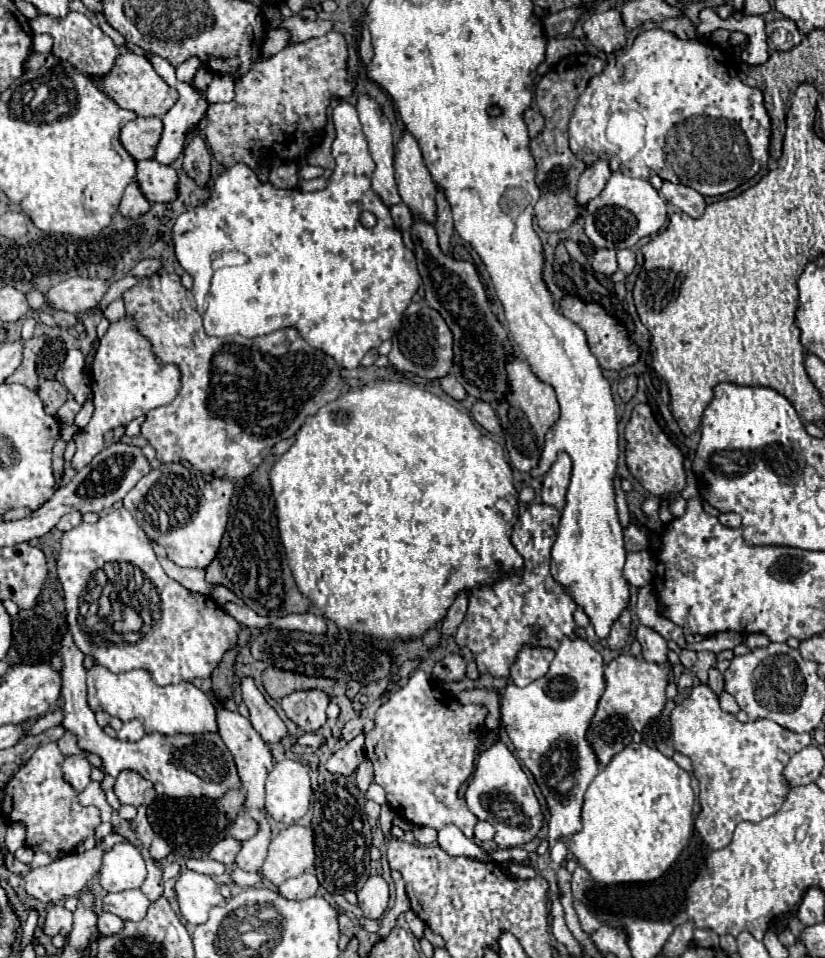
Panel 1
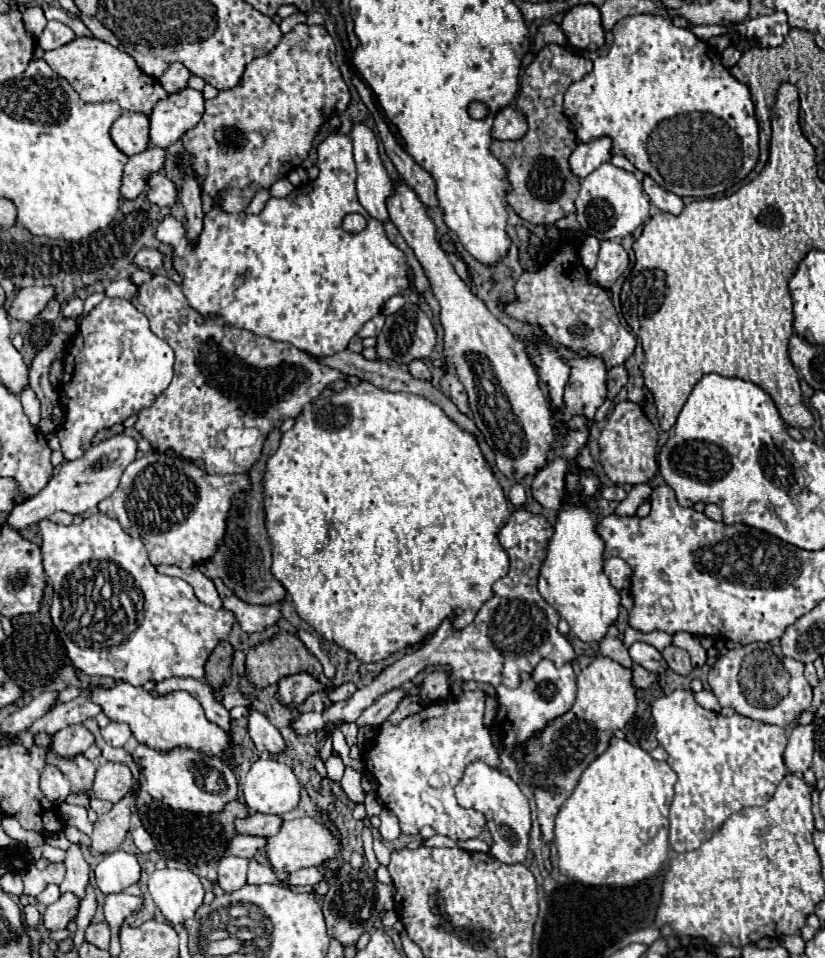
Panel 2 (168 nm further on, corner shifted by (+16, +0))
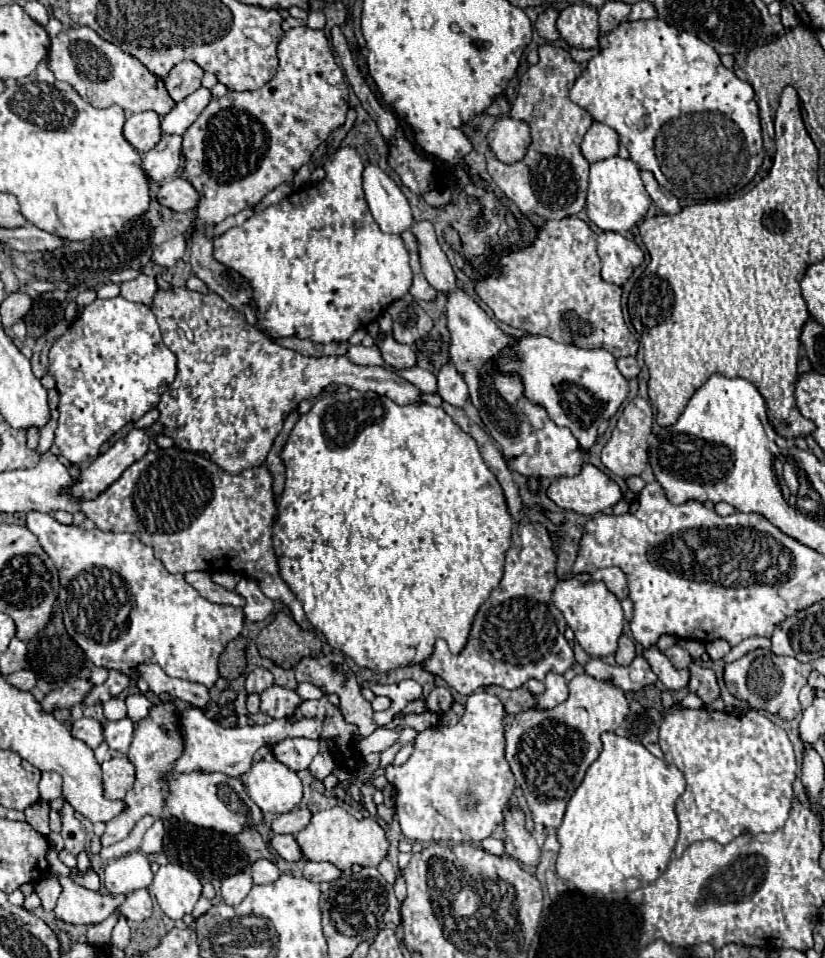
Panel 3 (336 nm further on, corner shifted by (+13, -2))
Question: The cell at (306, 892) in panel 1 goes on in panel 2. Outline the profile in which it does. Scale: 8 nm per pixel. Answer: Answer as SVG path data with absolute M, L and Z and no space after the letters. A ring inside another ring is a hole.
M300 868L288 876L288 884L292 886L316 886L320 880L324 880L324 874L320 868Z

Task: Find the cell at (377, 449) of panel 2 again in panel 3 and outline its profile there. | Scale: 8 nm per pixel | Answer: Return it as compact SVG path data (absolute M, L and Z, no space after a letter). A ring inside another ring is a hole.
M349 390L345 394L335 392L319 398L311 406L309 414L299 418L283 446L281 460L285 466L285 490L279 500L279 520L273 526L273 548L279 558L279 572L293 594L301 600L311 626L327 638L329 646L349 656L357 666L365 666L375 672L387 672L405 664L421 664L431 656L437 638L443 638L453 654L459 654L467 644L479 606L503 578L505 554L511 546L513 528L513 518L509 514L503 490L483 462L475 440L465 434L443 408L421 402L399 406L387 396L375 392L361 394L357 390Z

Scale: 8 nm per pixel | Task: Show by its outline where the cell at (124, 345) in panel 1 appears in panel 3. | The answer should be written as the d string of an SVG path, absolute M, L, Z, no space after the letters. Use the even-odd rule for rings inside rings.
M117 296L111 300L95 300L81 310L77 320L49 352L49 374L57 380L59 392L59 426L55 430L55 444L69 462L87 464L99 456L101 444L111 434L129 422L137 422L145 412L159 404L161 394L175 380L177 356L163 344L151 308Z

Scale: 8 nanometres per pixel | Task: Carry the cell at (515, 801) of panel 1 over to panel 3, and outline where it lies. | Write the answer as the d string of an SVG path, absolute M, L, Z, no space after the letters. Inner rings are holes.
M507 806L507 810L503 812L501 826L505 830L505 838L503 838L505 854L519 860L525 866L537 866L541 850L535 838L525 828L525 812Z

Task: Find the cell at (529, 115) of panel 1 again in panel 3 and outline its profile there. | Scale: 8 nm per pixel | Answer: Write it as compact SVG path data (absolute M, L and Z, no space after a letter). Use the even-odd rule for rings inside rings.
M501 116L487 134L487 142L501 162L517 162L525 156L527 146L531 144L529 126L523 120Z

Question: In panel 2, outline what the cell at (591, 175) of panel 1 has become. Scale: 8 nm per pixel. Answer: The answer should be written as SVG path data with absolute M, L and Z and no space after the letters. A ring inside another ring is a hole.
M600 136L600 138L590 140L590 142L580 142L570 156L572 172L580 178L588 176L602 162L608 162L612 158L610 150L612 150L612 138L610 136Z

